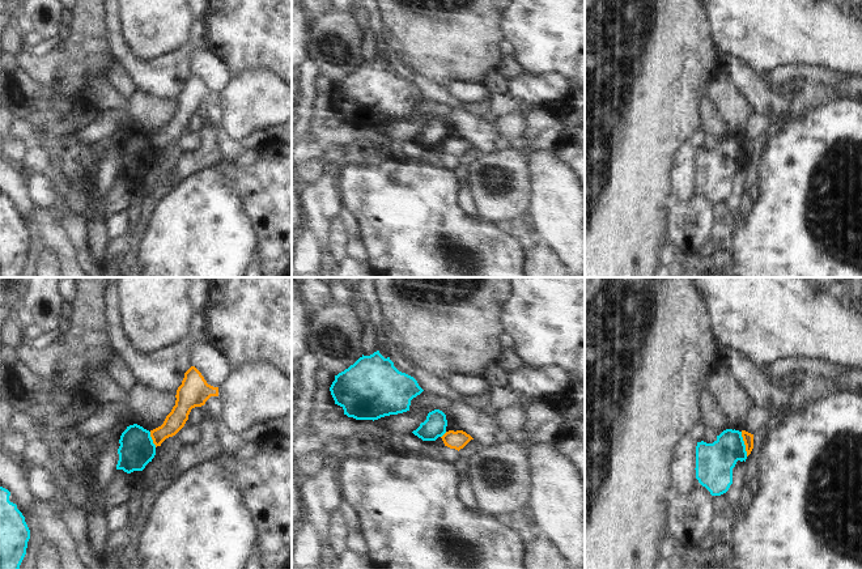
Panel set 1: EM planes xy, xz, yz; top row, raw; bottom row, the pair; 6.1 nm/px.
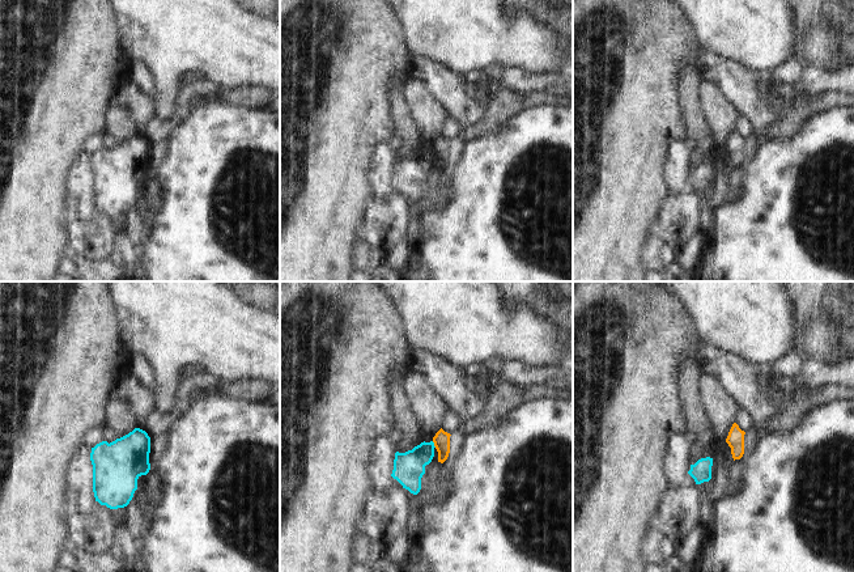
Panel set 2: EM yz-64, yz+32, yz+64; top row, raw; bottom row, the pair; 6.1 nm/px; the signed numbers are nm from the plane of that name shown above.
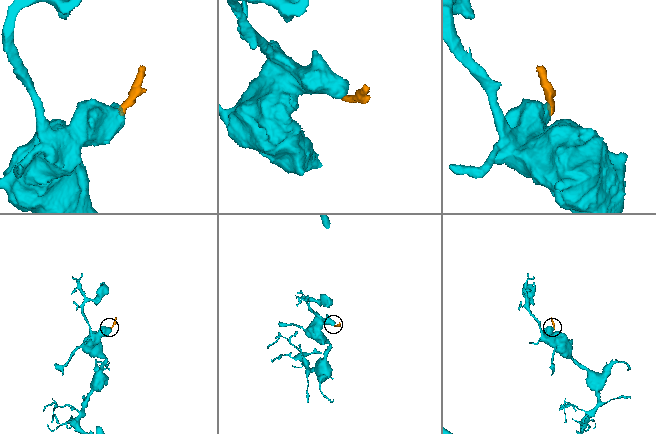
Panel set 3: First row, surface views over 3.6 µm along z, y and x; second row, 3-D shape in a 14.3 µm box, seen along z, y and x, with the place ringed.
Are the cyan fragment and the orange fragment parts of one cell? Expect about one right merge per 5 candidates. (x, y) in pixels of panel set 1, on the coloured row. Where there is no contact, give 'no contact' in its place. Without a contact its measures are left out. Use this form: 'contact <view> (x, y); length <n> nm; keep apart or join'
contact yz (743, 444); length 160 nm; keep apart

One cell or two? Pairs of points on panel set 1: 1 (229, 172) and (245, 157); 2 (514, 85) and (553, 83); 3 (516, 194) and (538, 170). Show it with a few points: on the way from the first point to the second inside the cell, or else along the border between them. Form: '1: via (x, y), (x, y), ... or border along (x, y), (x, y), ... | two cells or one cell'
1: via (233, 168), (241, 161) | one cell
2: via (523, 85), (544, 85) | one cell
3: border along (522, 149), (529, 175), (527, 208) | two cells

